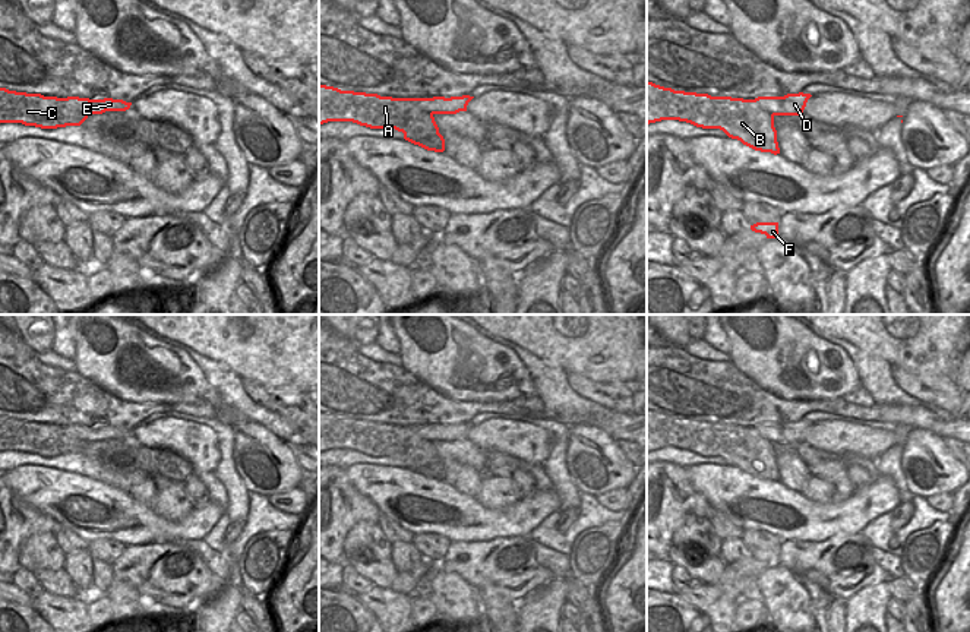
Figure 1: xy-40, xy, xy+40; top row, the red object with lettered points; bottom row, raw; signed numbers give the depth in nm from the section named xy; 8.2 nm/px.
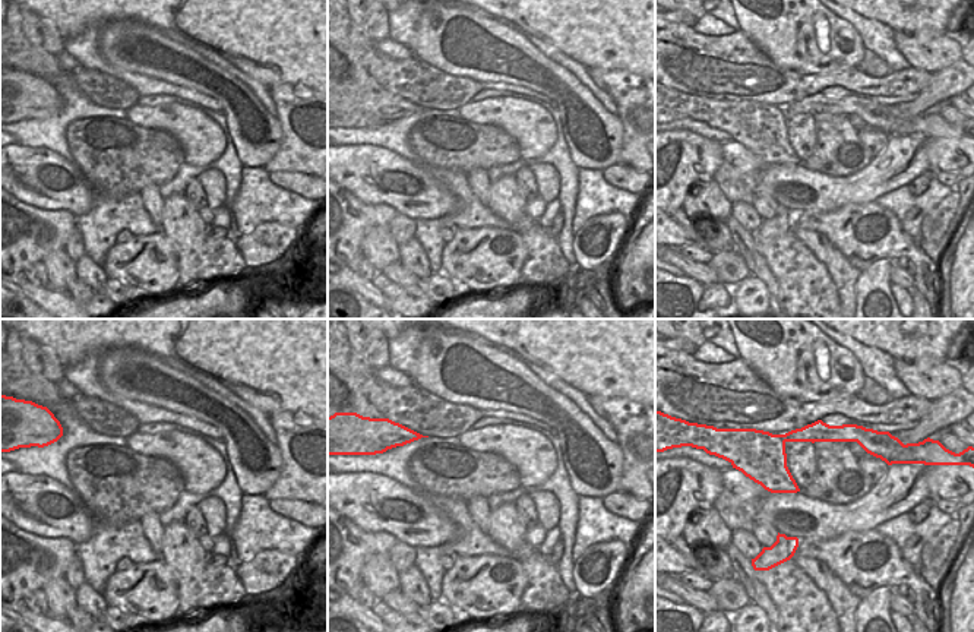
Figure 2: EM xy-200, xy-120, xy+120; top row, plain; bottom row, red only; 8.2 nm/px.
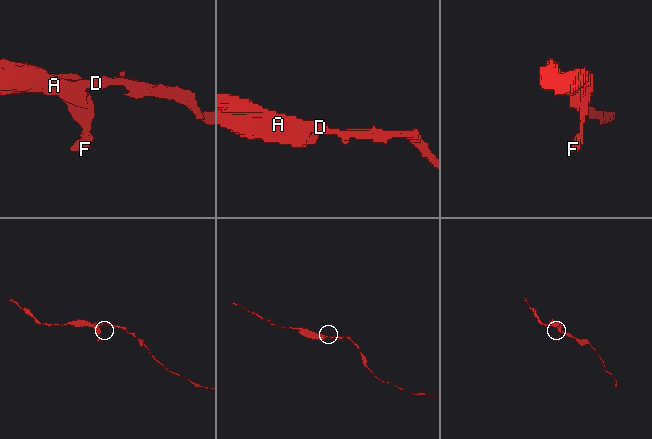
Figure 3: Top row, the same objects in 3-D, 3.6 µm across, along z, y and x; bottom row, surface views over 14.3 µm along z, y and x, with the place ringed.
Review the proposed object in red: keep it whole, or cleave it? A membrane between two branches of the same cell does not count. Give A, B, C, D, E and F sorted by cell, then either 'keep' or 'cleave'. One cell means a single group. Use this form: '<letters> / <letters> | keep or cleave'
A B C F / D E | cleave

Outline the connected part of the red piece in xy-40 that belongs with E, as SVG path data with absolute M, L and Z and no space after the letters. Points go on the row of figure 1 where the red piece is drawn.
M67 97L63 98L64 104L72 111L85 111L88 114L102 114L105 111L126 111L130 108L132 102L126 102L123 99L89 99L79 97Z

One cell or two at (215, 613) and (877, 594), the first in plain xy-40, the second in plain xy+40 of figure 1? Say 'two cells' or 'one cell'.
one cell

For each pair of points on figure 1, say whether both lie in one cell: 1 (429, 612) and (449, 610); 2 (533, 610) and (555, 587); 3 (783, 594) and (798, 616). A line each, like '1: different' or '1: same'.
1: different
2: same
3: same

